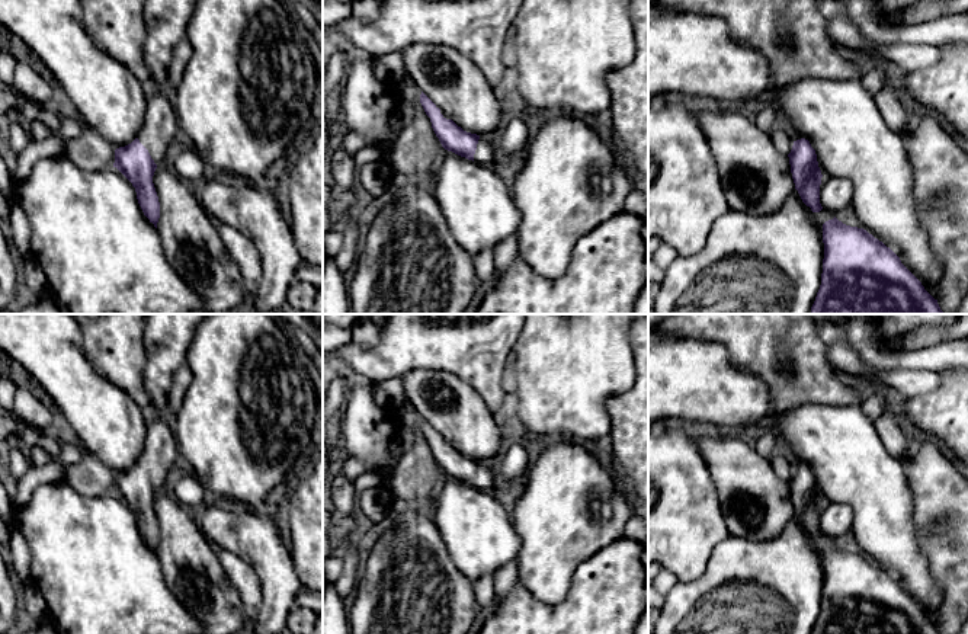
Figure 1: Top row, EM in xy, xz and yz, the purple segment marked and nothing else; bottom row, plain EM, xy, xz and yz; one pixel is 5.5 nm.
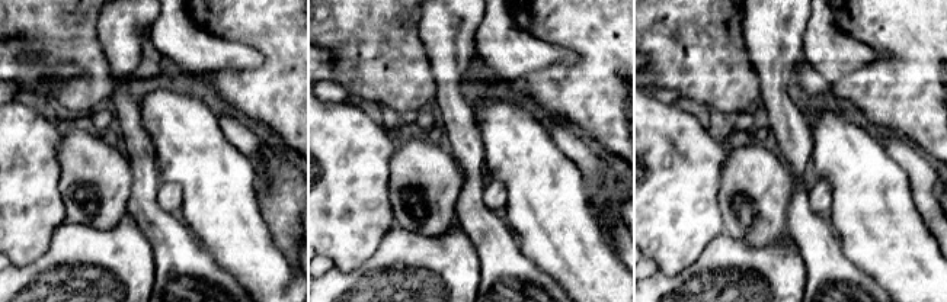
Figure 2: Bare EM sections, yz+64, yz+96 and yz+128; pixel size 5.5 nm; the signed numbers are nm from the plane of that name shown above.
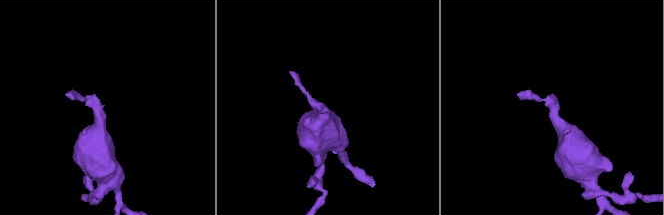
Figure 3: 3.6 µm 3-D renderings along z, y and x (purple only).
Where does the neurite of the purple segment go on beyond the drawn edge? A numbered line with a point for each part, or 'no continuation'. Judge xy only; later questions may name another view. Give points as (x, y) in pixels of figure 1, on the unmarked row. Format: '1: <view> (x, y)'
1: xy (160, 450)

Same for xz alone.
1: xz (484, 479)

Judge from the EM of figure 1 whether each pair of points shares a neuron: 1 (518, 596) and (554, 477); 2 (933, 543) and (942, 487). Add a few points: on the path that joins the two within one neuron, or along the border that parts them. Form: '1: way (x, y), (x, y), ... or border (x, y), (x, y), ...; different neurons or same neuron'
1: border (519, 580), (535, 598), (548, 604); different neurons
2: way (942, 530), (942, 500); same neuron

